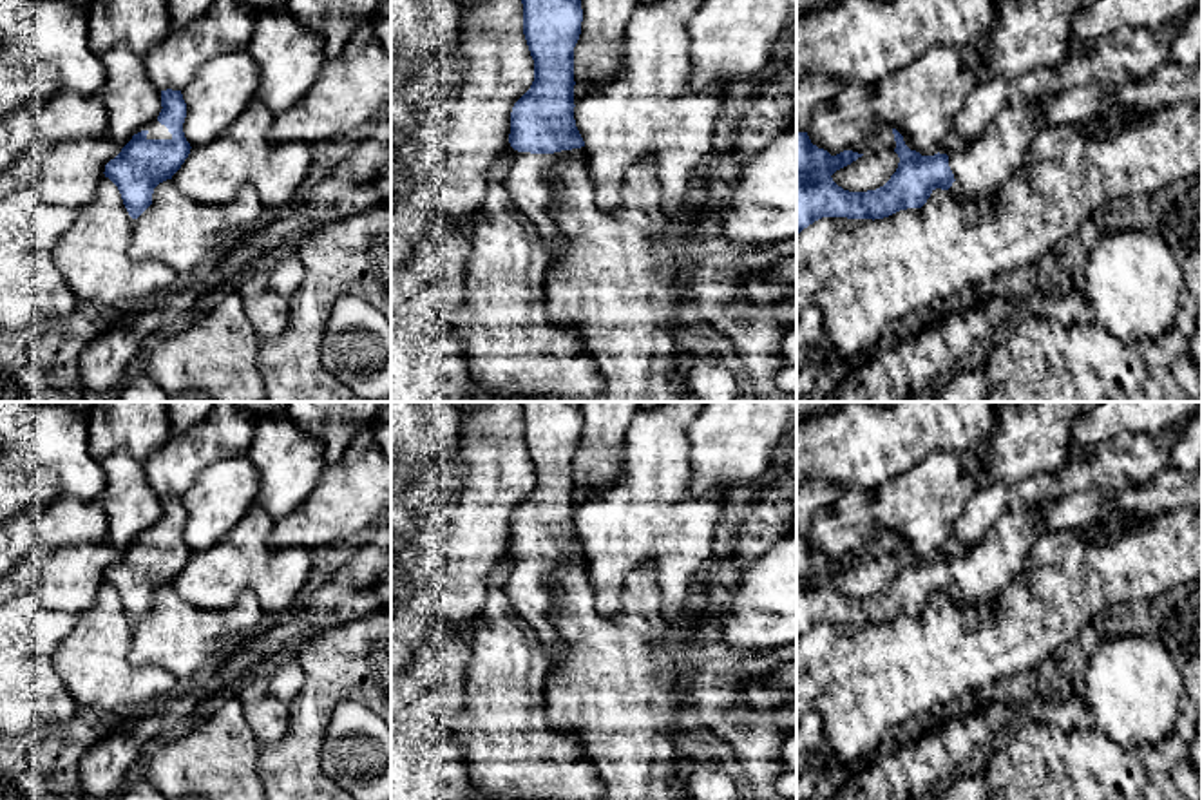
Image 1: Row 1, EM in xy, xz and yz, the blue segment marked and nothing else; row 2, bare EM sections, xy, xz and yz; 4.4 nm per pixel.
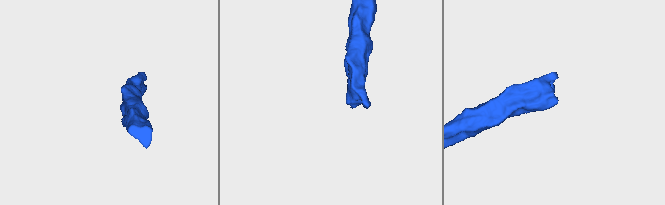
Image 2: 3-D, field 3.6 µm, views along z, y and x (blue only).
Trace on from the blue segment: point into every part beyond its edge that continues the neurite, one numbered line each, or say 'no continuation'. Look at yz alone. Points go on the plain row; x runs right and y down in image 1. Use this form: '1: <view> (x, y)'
1: yz (983, 569)

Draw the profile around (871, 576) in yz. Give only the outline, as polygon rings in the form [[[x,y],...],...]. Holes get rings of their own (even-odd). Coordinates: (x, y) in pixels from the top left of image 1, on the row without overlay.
[[[894,556],[863,559],[851,570],[836,576],[833,586],[849,597],[867,597],[883,592],[896,577],[900,563]]]

